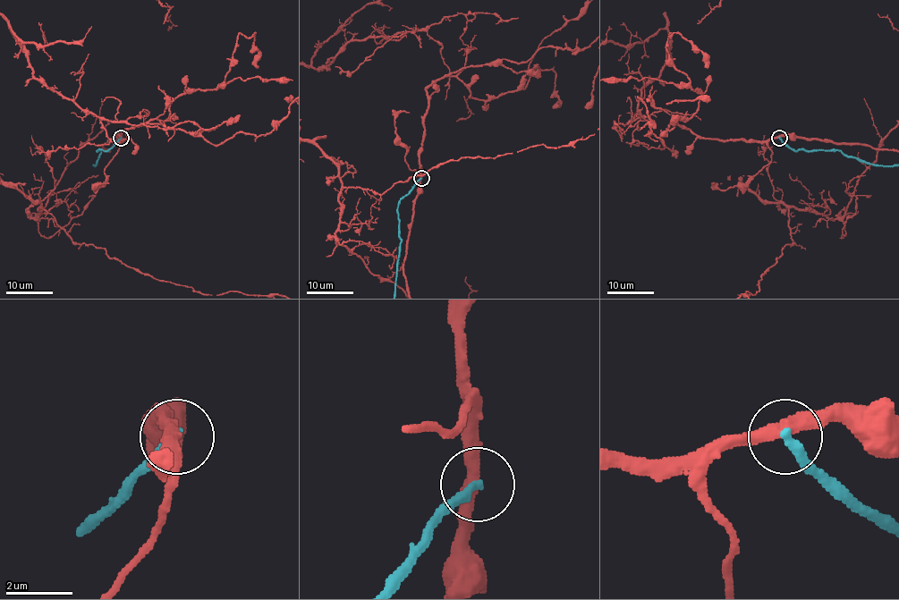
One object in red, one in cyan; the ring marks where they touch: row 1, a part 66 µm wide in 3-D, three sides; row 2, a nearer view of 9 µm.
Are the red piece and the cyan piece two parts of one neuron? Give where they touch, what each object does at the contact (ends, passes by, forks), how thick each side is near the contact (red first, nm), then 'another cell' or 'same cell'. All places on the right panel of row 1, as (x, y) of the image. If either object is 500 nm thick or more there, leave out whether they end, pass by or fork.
at (779, 138); red passes by; cyan ends there; 400 nm thick on the red side, 320 nm on the other; another cell

